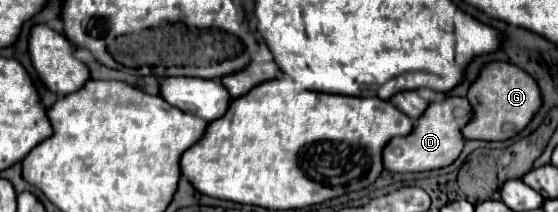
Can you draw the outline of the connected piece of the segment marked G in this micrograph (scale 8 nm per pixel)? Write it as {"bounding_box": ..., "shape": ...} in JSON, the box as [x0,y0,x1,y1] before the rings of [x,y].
{"bounding_box":[462,61,542,141],"shape":[[[492,61],[482,65],[476,81],[468,87],[468,101],[472,105],[472,119],[466,127],[462,127],[464,139],[484,139],[484,141],[504,141],[520,133],[528,121],[538,111],[542,99],[540,89],[534,79],[524,73],[520,67]]]}

